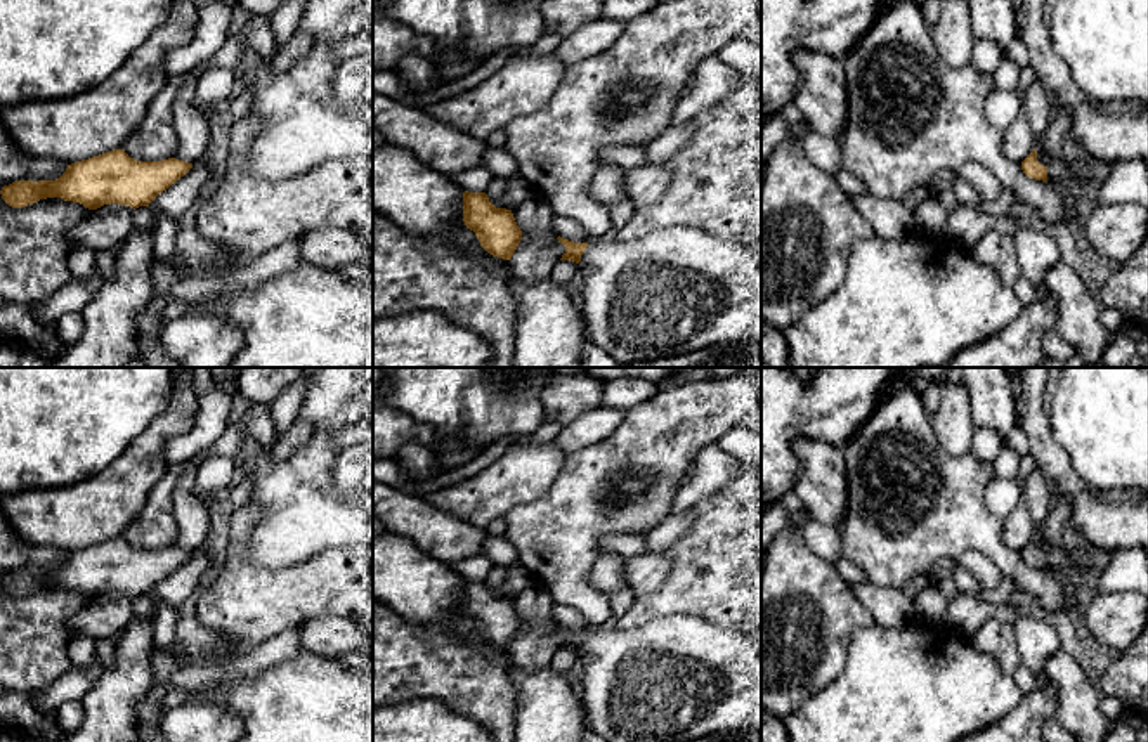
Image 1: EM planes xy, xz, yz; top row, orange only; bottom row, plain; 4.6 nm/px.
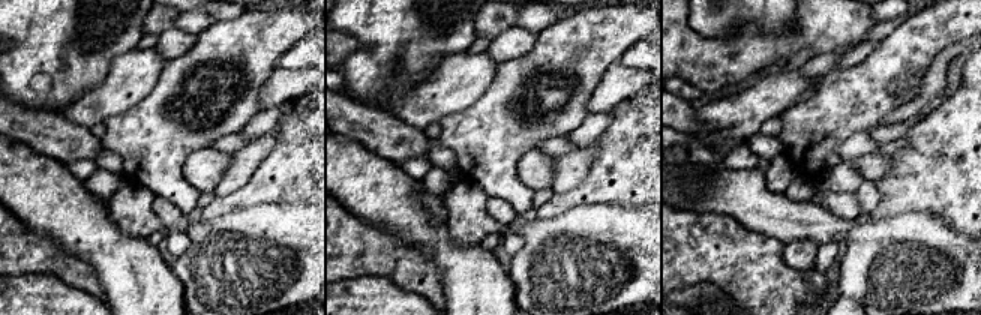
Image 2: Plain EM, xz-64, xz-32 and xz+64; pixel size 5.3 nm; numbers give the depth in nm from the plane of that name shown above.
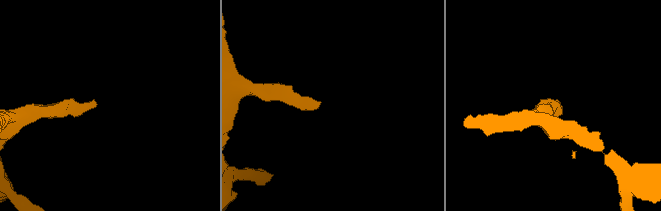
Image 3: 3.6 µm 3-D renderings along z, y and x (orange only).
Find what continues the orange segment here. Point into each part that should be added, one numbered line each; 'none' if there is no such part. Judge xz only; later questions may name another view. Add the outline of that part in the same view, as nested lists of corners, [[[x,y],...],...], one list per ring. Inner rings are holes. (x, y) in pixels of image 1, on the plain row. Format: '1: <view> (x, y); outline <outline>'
1: xz (677, 678); outline [[[673,614],[628,629],[590,628],[579,654],[591,657],[579,692],[586,725],[609,742],[692,742],[725,732],[761,732],[760,631]]]

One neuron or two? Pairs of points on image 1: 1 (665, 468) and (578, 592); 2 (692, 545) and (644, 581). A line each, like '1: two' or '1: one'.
1: one
2: two

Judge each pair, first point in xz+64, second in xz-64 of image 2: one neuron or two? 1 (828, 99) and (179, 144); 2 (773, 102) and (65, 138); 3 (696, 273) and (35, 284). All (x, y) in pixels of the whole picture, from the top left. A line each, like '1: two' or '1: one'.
1: one
2: two
3: two

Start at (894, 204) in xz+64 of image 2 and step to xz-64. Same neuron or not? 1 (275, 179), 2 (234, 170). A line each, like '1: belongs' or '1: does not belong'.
1: belongs
2: does not belong

